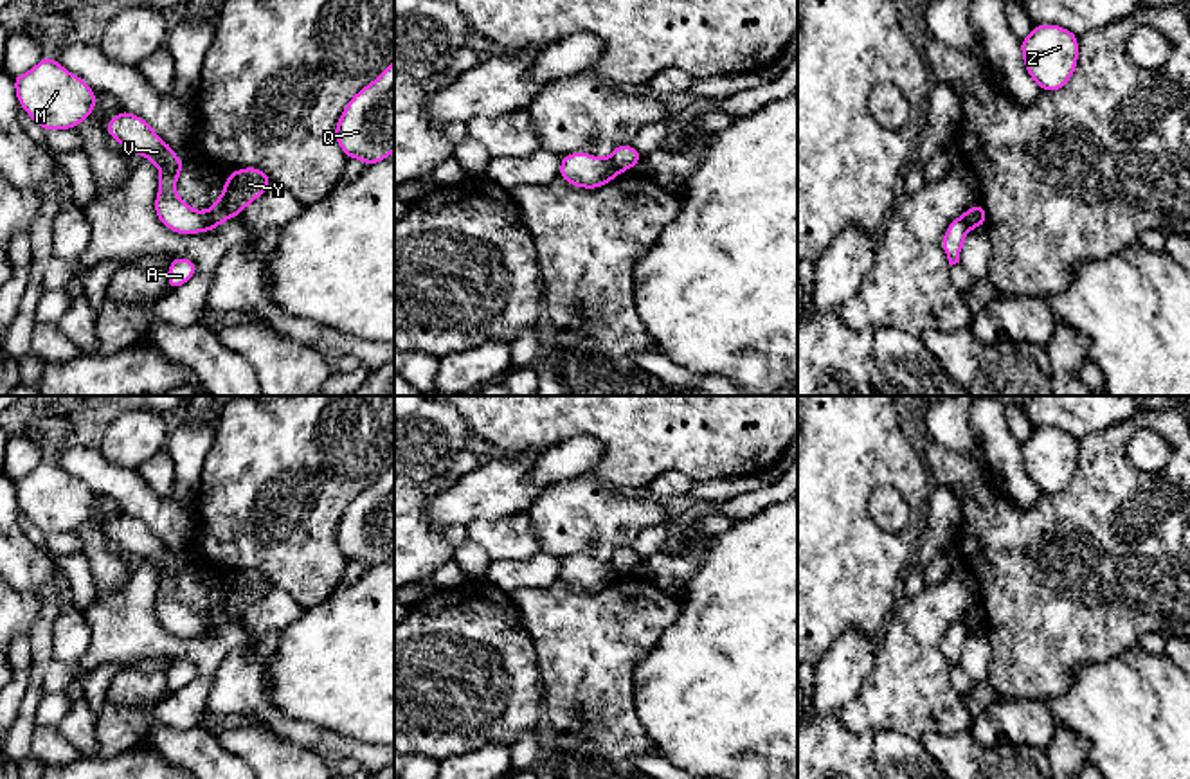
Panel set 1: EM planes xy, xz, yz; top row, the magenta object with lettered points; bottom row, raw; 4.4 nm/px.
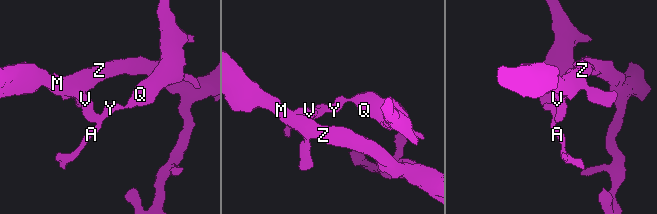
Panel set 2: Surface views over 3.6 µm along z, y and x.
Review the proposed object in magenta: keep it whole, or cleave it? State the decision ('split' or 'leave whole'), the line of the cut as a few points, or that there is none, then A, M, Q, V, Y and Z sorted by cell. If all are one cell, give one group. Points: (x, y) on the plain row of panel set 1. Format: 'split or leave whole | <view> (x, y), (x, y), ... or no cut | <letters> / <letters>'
split | xy (207, 616), (207, 630), (204, 634) | A Q Y / M V Z

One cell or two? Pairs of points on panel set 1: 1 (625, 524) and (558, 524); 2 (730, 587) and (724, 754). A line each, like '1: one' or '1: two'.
1: one
2: one

